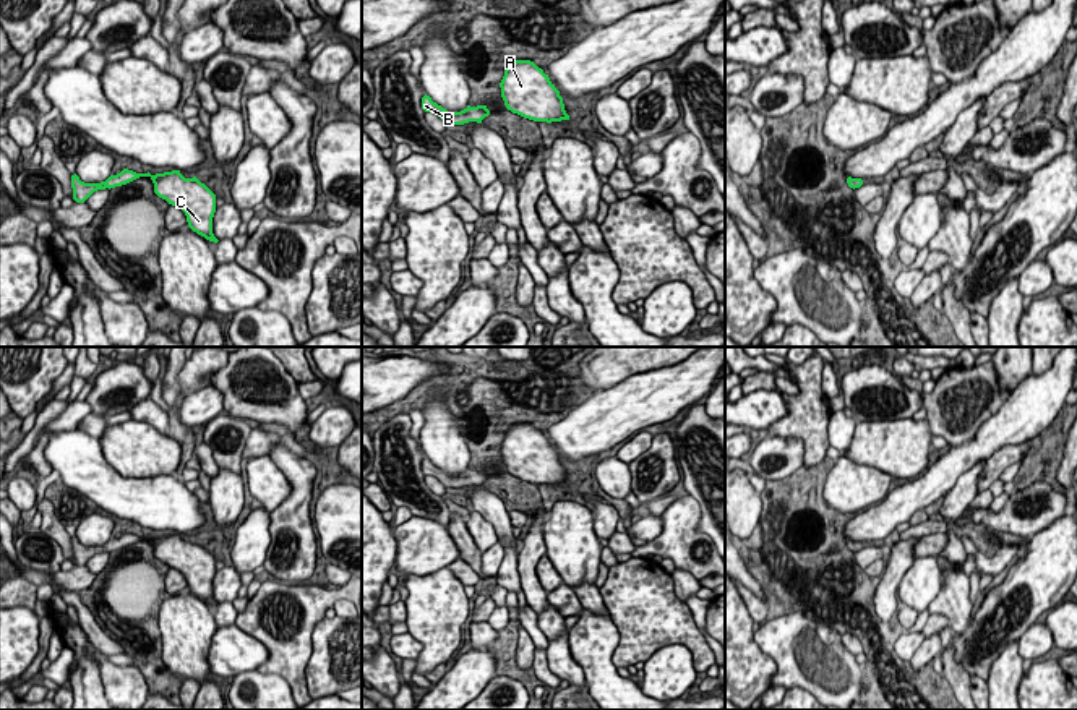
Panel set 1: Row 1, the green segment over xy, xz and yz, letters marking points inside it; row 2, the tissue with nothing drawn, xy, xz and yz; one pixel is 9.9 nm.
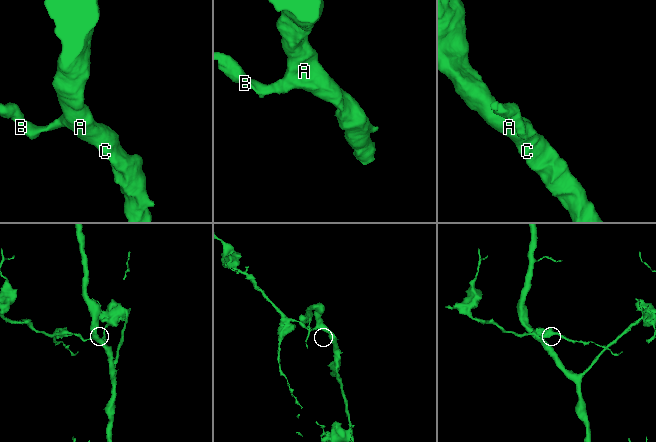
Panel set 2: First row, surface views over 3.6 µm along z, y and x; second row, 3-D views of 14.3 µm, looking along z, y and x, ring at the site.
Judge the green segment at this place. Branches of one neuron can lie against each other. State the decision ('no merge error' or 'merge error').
no merge error

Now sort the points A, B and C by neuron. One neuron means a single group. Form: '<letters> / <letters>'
A B C

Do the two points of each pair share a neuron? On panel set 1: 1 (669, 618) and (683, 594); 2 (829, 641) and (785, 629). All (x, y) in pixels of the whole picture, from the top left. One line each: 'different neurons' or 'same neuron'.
1: different neurons
2: same neuron

